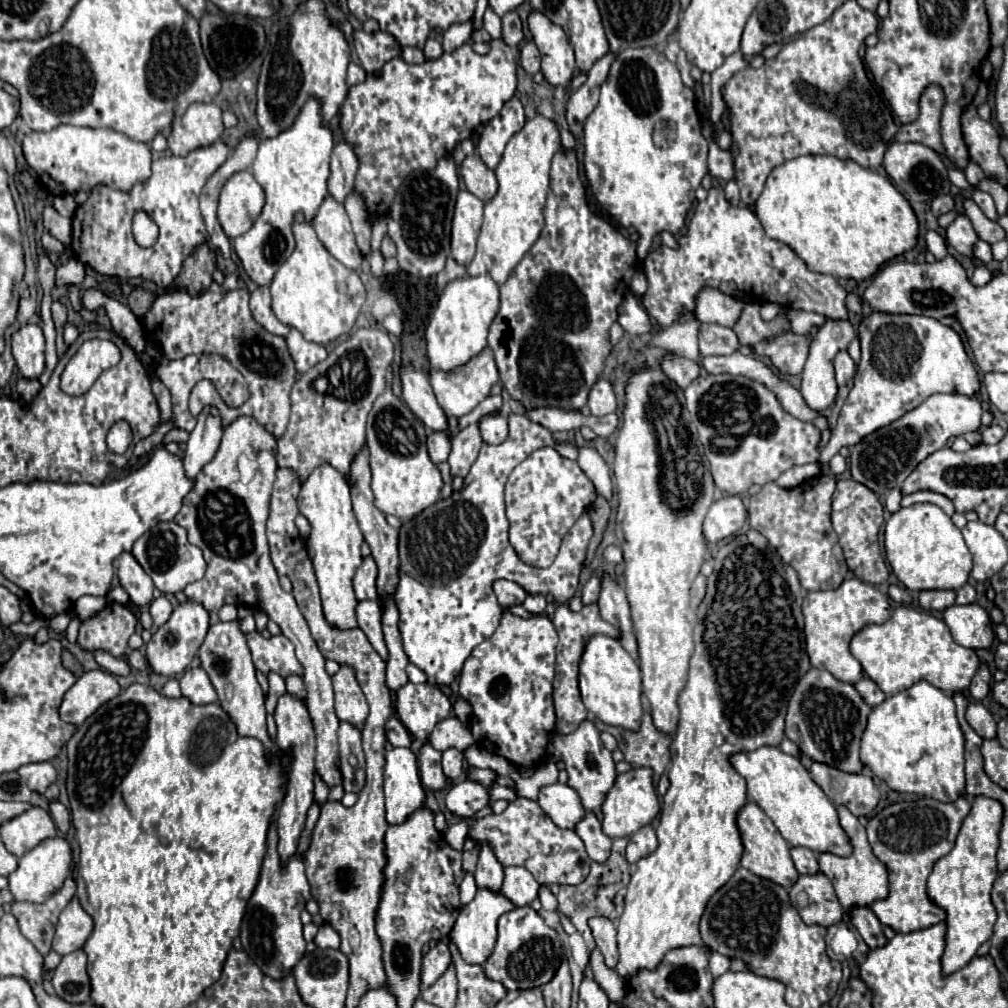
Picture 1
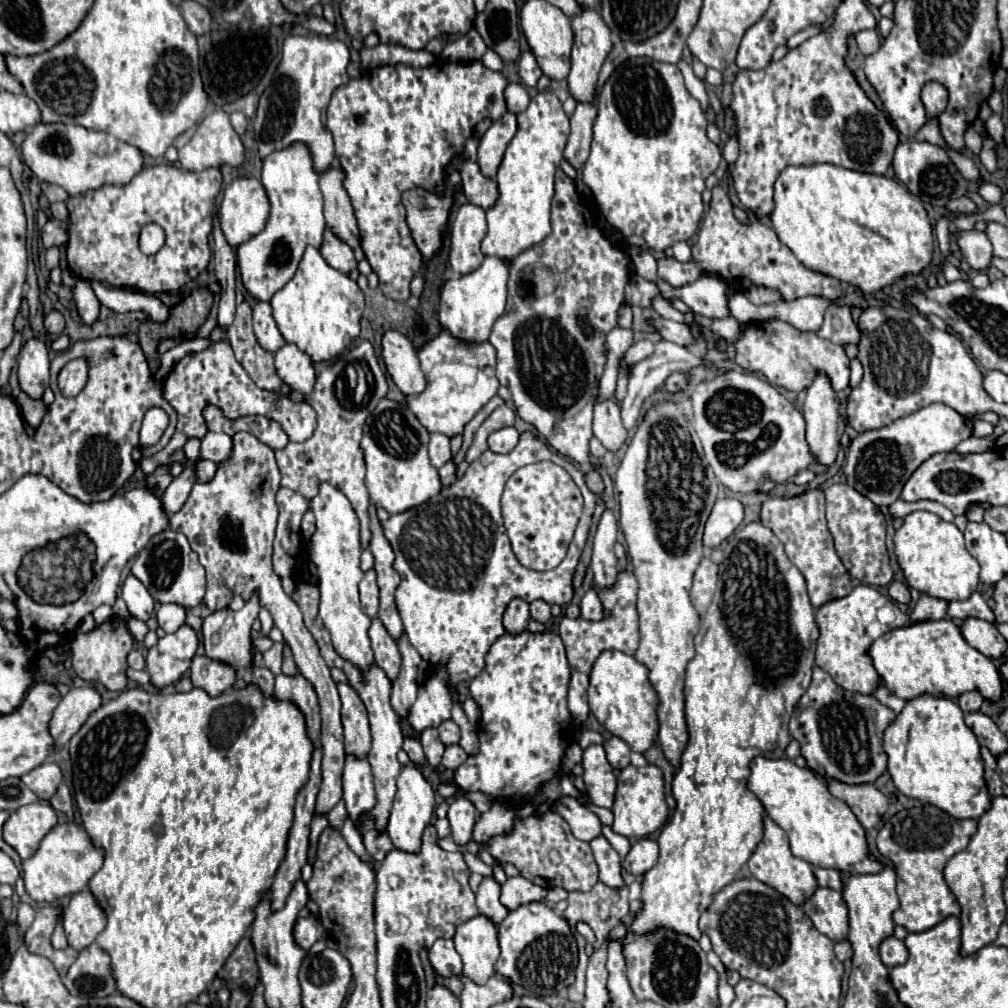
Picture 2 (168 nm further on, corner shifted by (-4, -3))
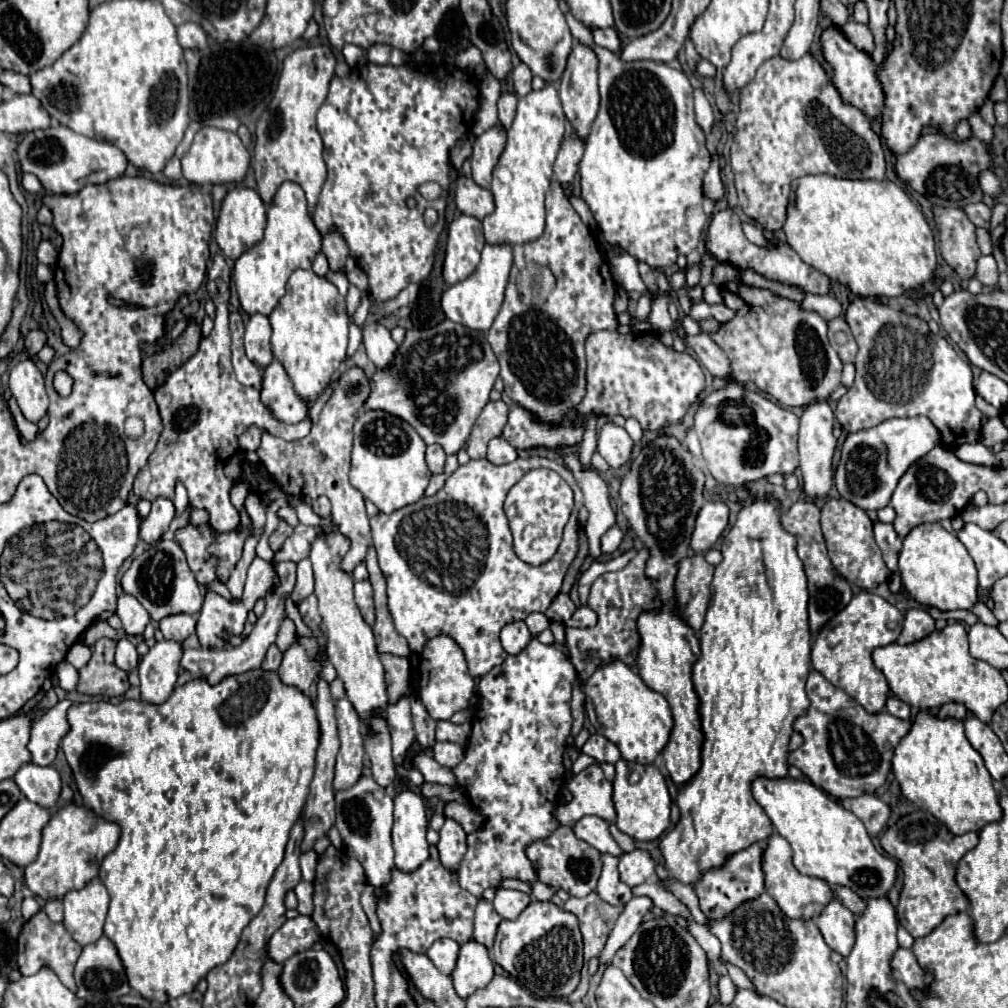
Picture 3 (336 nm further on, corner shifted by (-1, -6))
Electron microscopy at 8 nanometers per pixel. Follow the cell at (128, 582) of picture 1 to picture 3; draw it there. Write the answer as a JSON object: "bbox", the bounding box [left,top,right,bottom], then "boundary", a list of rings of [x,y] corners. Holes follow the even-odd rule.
{"bbox":[117,594,151,636],"boundary":[[[121,594],[119,596],[117,616],[123,622],[123,630],[127,634],[133,634],[133,636],[135,634],[143,634],[145,626],[151,620],[149,612],[139,604],[139,600],[135,600],[135,596],[127,596],[127,594]]]}

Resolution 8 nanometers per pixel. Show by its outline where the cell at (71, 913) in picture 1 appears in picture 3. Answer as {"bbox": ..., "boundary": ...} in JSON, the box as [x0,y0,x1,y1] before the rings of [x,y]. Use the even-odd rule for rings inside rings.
{"bbox":[63,878,109,946],"boundary":[[[93,878],[83,890],[67,892],[63,904],[63,926],[77,944],[87,946],[101,938],[105,916],[109,910],[109,894],[99,878]]]}

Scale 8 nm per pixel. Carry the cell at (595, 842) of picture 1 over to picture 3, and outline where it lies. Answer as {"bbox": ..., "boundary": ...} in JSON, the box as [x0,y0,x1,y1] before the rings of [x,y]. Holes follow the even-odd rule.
{"bbox":[597,854,631,904],"boundary":[[[601,854],[603,872],[597,884],[597,894],[609,904],[627,904],[631,900],[631,888],[619,880],[619,858]]]}

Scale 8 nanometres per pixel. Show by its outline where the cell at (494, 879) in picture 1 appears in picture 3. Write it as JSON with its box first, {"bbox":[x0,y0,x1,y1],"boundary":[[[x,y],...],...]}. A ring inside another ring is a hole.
{"bbox":[473,898,503,948],"boundary":[[[485,898],[479,900],[477,908],[475,908],[475,932],[473,932],[473,938],[481,944],[485,944],[487,948],[493,946],[493,940],[495,940],[495,932],[497,932],[497,926],[503,918],[495,912],[493,904]]]}

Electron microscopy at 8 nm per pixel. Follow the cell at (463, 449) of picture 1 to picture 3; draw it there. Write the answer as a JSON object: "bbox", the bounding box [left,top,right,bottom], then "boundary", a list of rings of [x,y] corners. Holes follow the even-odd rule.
{"bbox":[467,400,509,460],"boundary":[[[503,400],[499,402],[489,402],[481,416],[477,418],[473,432],[469,436],[469,446],[467,446],[467,454],[471,460],[479,460],[485,458],[487,452],[487,442],[495,436],[501,436],[505,424],[507,424],[507,414],[509,408],[505,406]]]}

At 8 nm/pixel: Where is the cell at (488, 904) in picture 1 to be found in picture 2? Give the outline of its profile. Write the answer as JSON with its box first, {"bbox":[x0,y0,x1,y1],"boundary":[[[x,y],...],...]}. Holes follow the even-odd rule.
{"bbox":[454,915,500,985],"boundary":[[[478,915],[456,929],[454,943],[464,963],[462,975],[476,985],[484,985],[496,973],[494,963],[500,955],[496,925],[488,917]]]}

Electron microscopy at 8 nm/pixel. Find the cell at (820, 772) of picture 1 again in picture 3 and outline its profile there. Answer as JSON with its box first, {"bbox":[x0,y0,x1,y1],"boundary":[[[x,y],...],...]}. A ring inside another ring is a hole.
{"bbox":[841,794,889,838],"boundary":[[[863,794],[863,796],[857,796],[857,798],[847,798],[841,802],[847,810],[851,810],[867,828],[869,836],[875,838],[883,826],[887,824],[889,820],[889,806],[879,800],[877,796],[873,794]]]}

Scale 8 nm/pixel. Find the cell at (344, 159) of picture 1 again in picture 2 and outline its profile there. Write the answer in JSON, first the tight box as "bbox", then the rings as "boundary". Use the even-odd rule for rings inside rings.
{"bbox":[320,167,360,249],"boundary":[[[332,167],[320,175],[320,189],[324,195],[324,217],[326,227],[342,239],[346,245],[356,249],[360,245],[358,225],[354,221],[354,209],[348,193],[342,189],[342,169]]]}

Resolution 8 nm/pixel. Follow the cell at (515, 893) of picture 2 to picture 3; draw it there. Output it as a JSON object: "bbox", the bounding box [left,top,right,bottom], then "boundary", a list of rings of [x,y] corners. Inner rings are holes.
{"bbox":[493,888,531,920],"boundary":[[[499,888],[495,894],[495,900],[493,900],[493,906],[501,918],[515,920],[527,908],[529,902],[531,902],[531,896],[525,892]]]}

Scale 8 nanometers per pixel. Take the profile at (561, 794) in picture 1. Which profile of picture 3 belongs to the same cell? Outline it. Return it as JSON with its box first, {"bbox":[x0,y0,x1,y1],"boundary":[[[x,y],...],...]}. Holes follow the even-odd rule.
{"bbox":[573,816,621,856],"boundary":[[[583,816],[581,820],[575,822],[573,832],[579,840],[587,842],[589,846],[597,848],[599,852],[607,852],[613,856],[621,856],[621,848],[617,846],[617,842],[613,840],[613,836],[609,834],[609,822],[605,822],[599,816]]]}

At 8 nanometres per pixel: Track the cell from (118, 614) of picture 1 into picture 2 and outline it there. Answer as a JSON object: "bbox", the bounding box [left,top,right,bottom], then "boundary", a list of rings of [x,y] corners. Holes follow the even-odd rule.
{"bbox":[72,617,134,691],"boundary":[[[110,617],[106,623],[102,623],[100,627],[92,629],[90,633],[76,633],[72,643],[72,669],[76,671],[76,675],[84,681],[92,681],[92,683],[100,683],[110,691],[122,691],[126,687],[126,655],[134,649],[134,637],[130,635],[126,621],[120,617]]]}

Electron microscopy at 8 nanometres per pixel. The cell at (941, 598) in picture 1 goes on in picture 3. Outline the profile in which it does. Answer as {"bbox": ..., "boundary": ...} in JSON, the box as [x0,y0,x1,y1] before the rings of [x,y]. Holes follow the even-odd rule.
{"bbox":[899,608,935,644],"boundary":[[[911,608],[905,614],[903,632],[899,636],[899,644],[909,644],[925,638],[935,630],[935,620],[923,608]]]}

